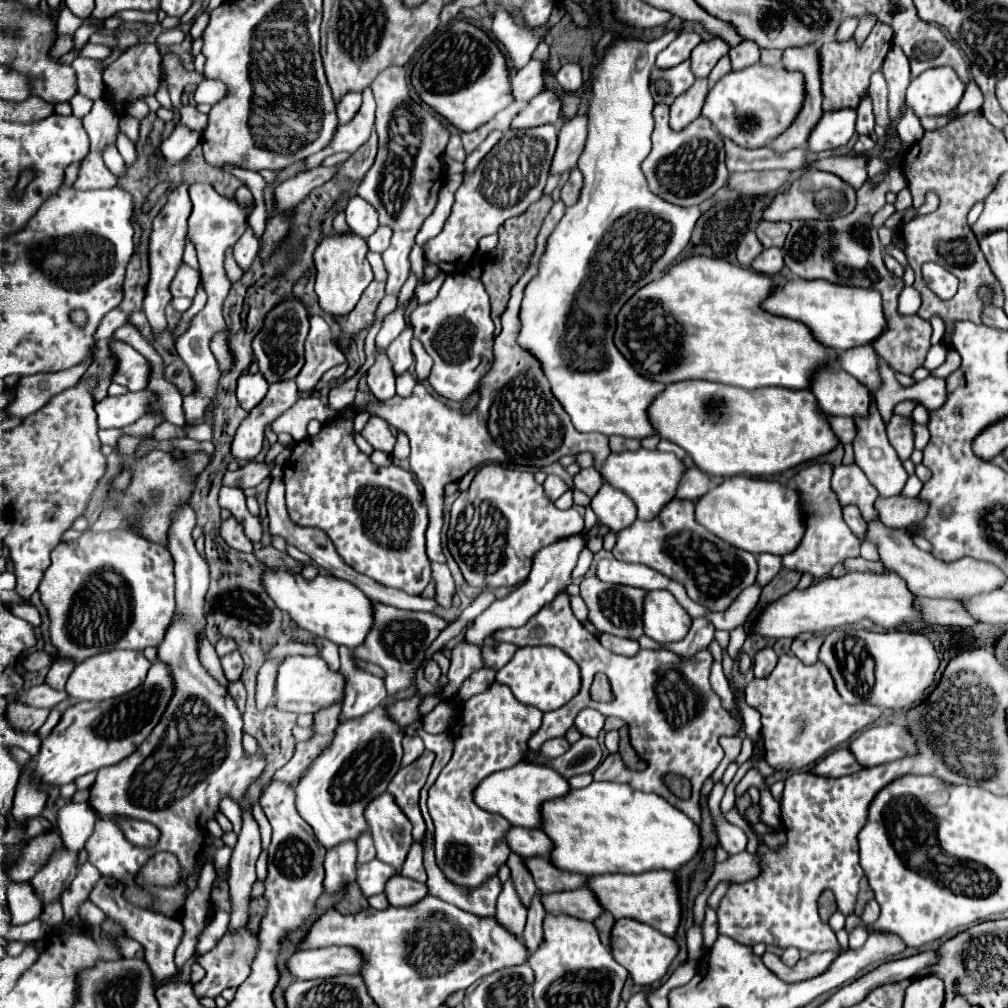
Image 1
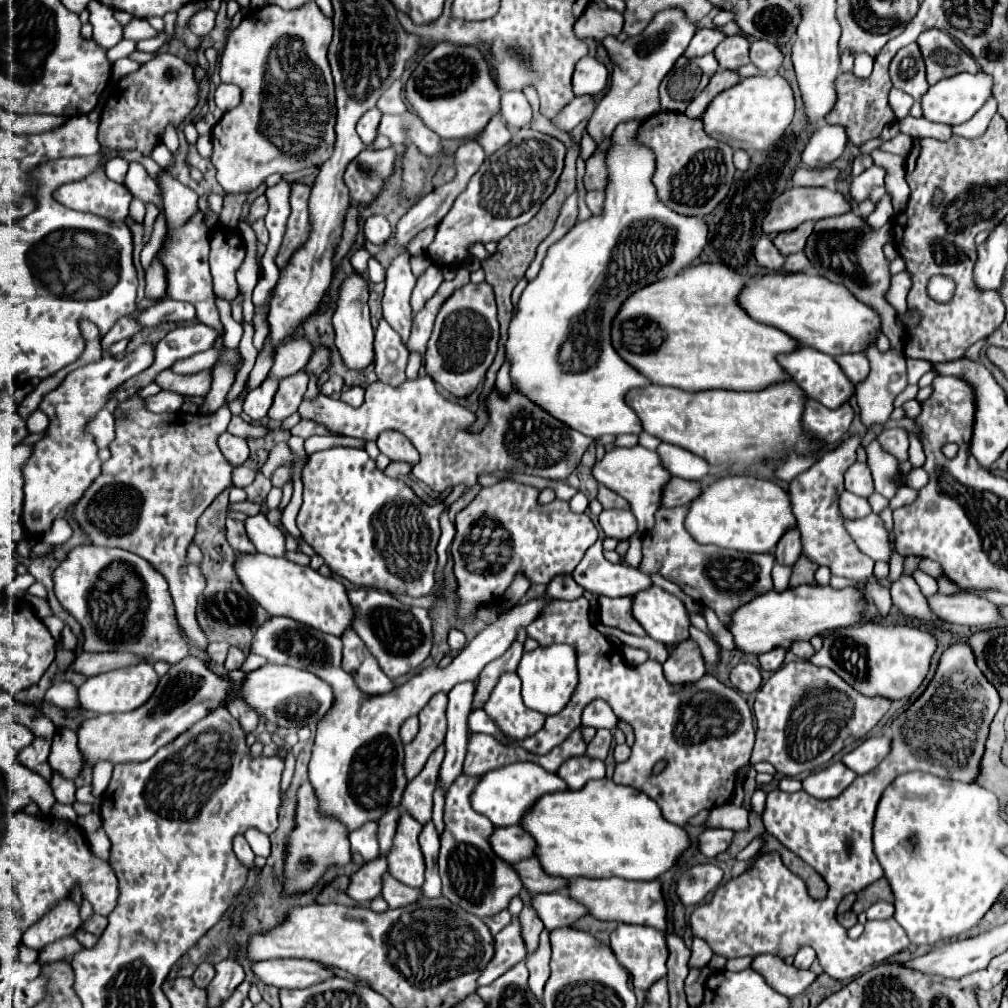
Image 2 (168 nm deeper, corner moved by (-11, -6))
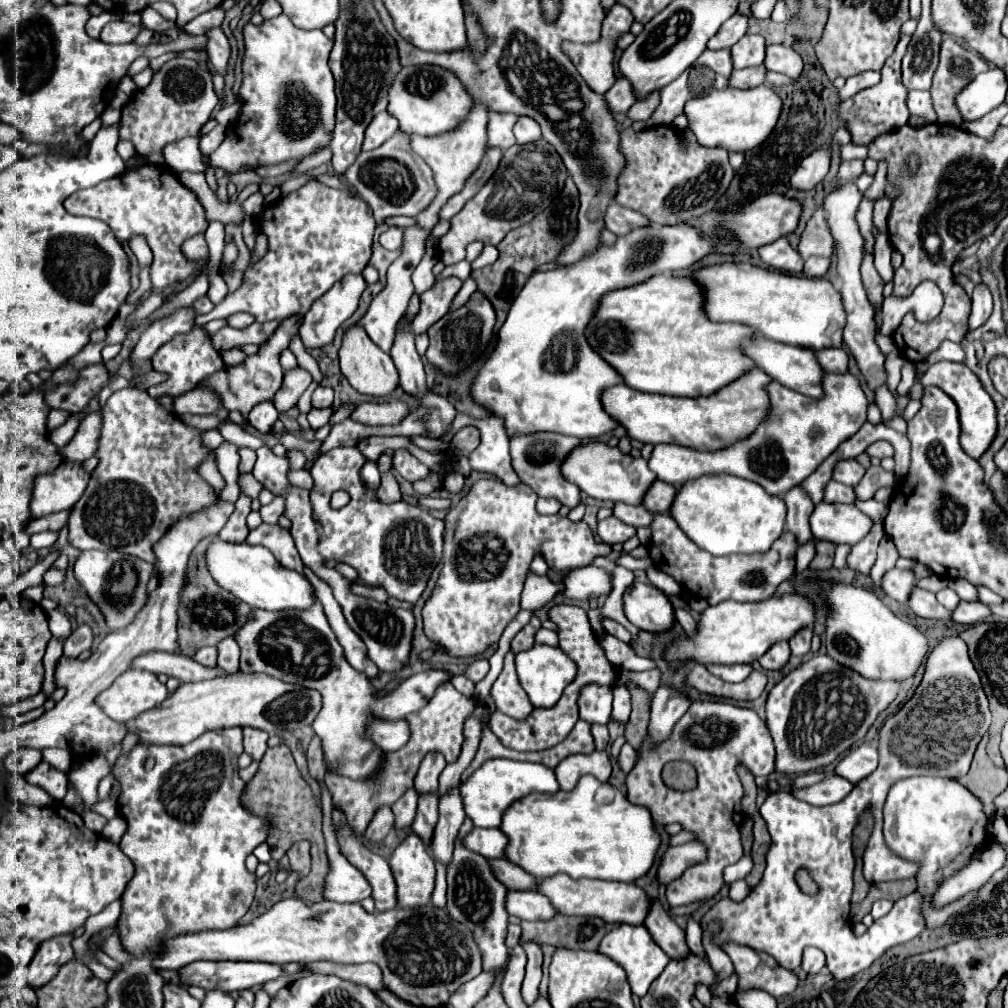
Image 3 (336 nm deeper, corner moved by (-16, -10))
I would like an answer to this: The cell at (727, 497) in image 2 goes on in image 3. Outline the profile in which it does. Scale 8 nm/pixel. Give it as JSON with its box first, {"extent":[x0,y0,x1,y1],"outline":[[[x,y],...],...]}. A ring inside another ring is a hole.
{"extent":[670,474,786,556],"outline":[[[708,474],[684,482],[670,506],[670,516],[700,548],[714,556],[766,552],[784,532],[786,506],[782,498],[768,496],[756,482],[730,474]]]}

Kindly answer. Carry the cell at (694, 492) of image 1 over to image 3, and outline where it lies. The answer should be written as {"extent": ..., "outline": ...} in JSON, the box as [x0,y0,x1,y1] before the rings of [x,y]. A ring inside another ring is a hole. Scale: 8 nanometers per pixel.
{"extent":[642,480,678,514],"outline":[[[656,480],[648,492],[644,494],[644,500],[642,500],[642,506],[650,512],[660,512],[660,514],[668,514],[670,512],[670,504],[676,496],[676,490],[678,486],[672,486],[672,484],[664,484],[660,480]]]}

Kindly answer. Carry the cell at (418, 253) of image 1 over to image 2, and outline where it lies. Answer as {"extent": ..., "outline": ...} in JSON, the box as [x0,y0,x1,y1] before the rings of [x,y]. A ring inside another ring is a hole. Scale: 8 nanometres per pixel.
{"extent":[407,226,435,256],"outline":[[[429,226],[429,228],[425,228],[425,230],[421,230],[409,244],[407,244],[407,248],[409,248],[409,254],[411,256],[425,256],[427,254],[427,246],[433,242],[433,238],[435,238],[435,226]]]}

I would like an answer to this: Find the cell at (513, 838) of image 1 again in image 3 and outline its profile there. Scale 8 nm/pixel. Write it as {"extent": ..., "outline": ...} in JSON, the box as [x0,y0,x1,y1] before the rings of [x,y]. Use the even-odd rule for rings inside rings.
{"extent":[462,828,506,858],"outline":[[[472,828],[462,838],[464,848],[484,856],[484,858],[504,858],[506,848],[506,836],[498,828]]]}

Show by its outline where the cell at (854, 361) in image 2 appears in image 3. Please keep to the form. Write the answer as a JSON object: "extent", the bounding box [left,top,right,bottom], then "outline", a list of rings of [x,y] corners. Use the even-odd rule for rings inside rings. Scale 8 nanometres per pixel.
{"extent":[814,348,848,372],"outline":[[[822,348],[814,352],[816,360],[820,362],[824,372],[846,372],[848,370],[848,354],[844,348]]]}

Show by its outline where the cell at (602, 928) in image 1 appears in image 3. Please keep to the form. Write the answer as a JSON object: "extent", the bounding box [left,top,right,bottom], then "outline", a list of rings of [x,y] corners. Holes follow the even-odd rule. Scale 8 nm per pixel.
{"extent":[520,916,618,950],"outline":[[[560,916],[540,922],[520,922],[522,938],[520,942],[552,944],[556,948],[570,950],[596,950],[600,940],[618,924],[604,922],[596,916]]]}

